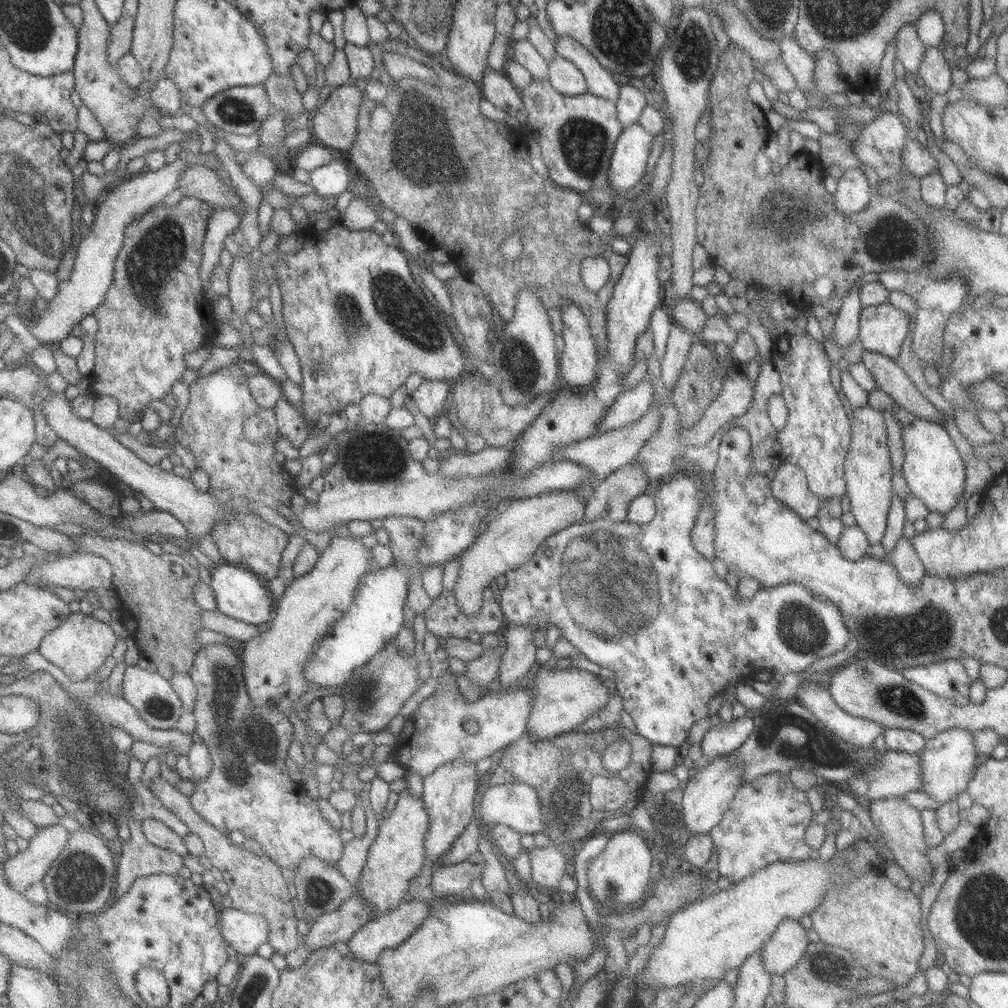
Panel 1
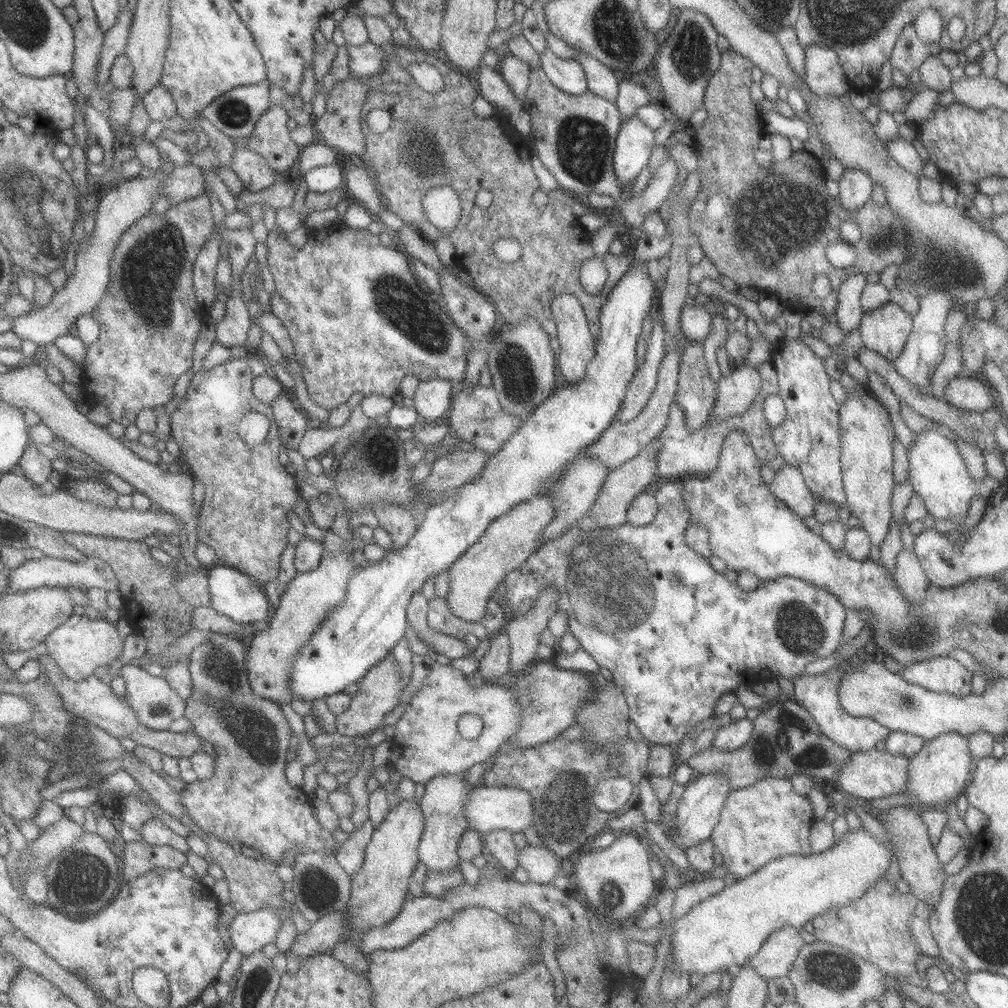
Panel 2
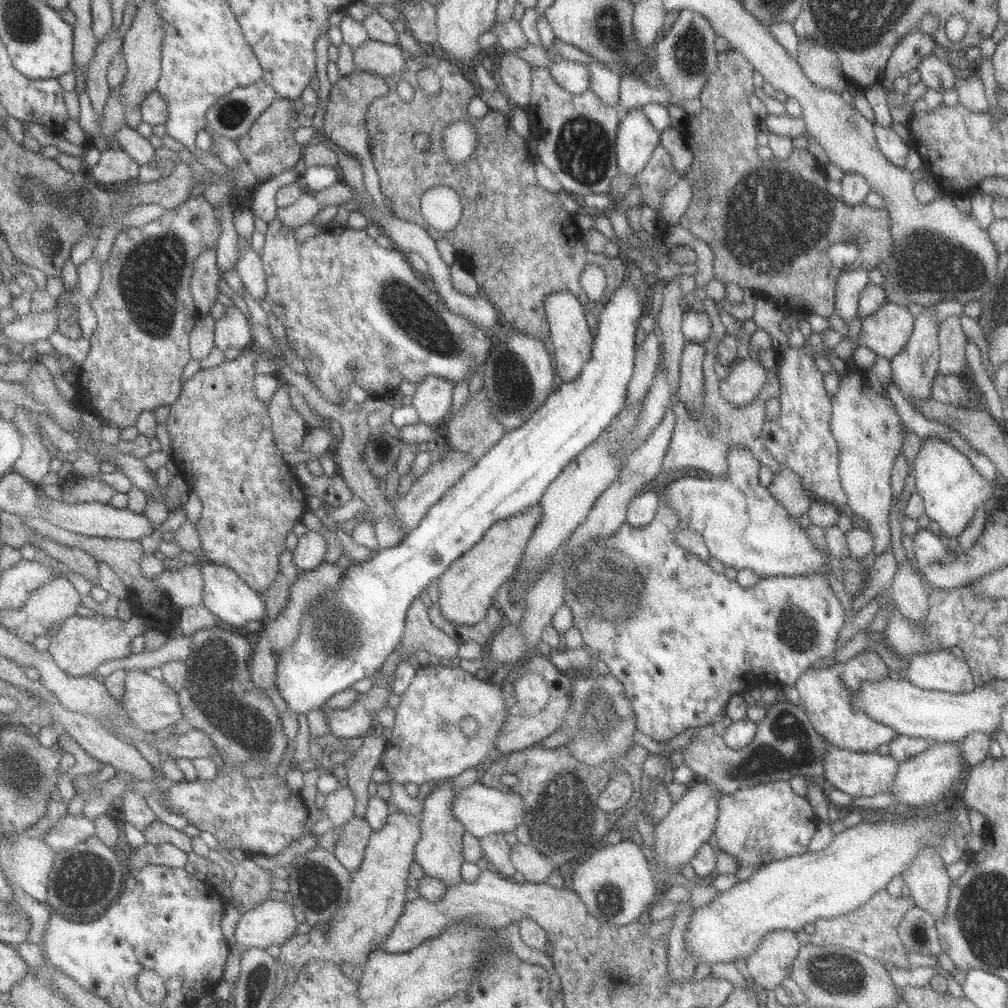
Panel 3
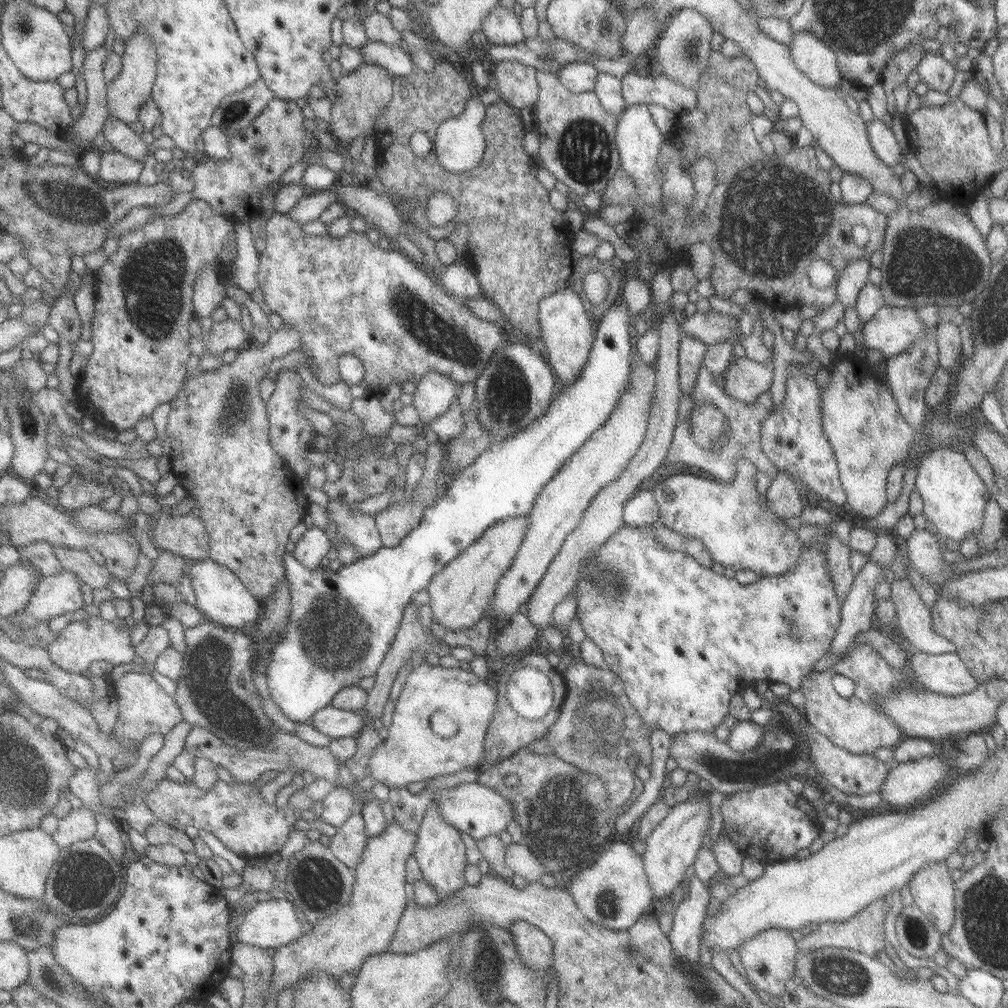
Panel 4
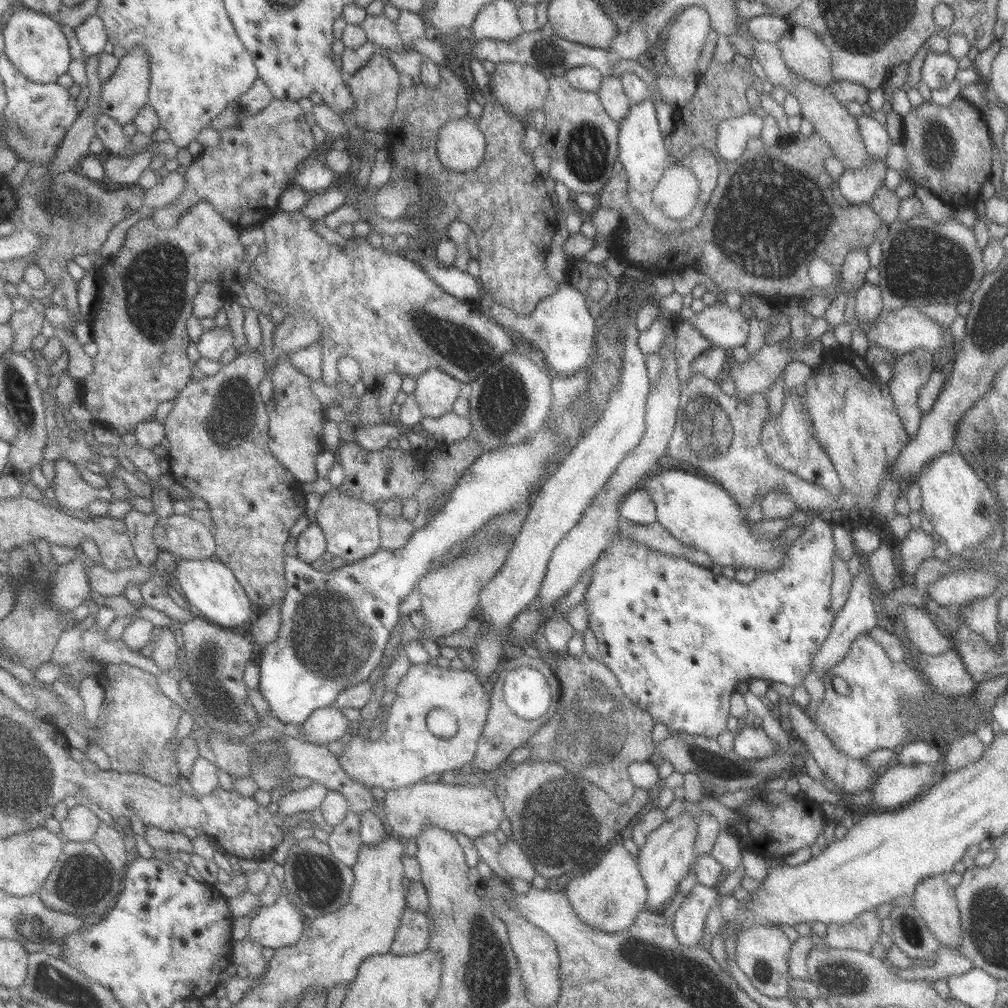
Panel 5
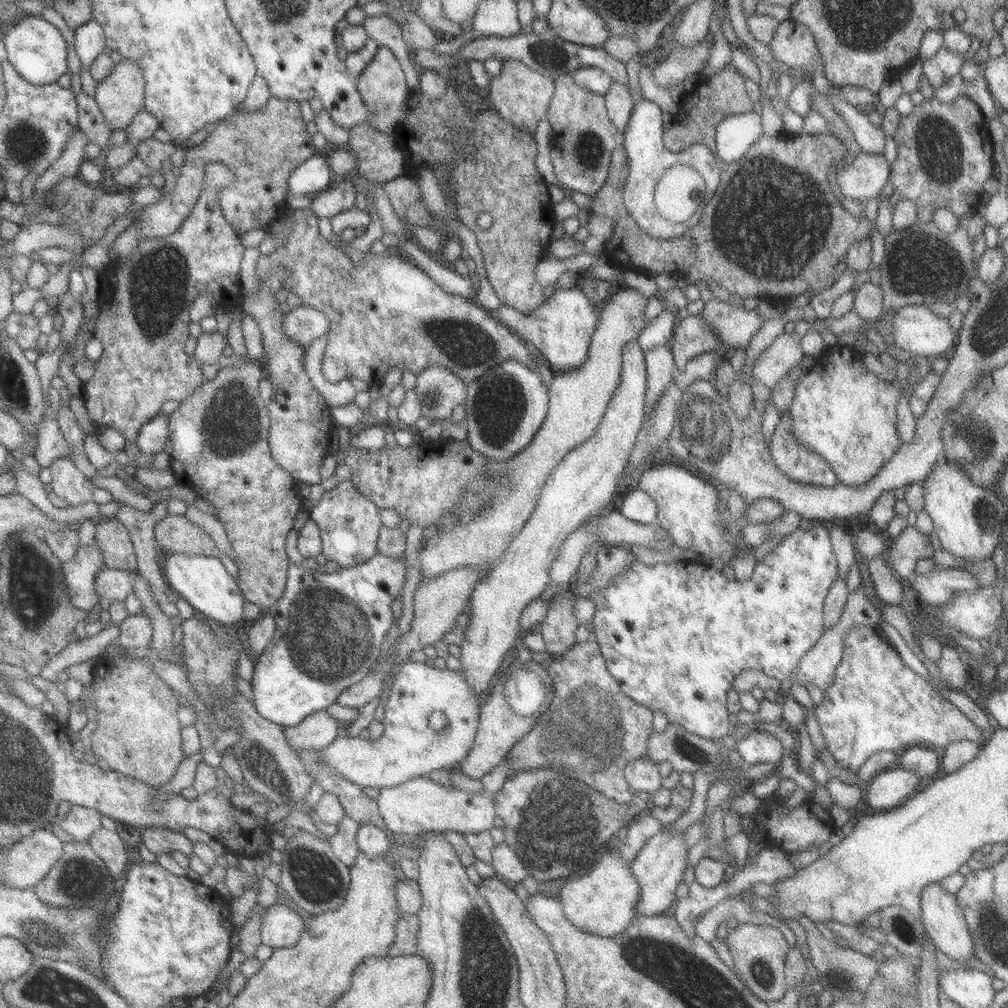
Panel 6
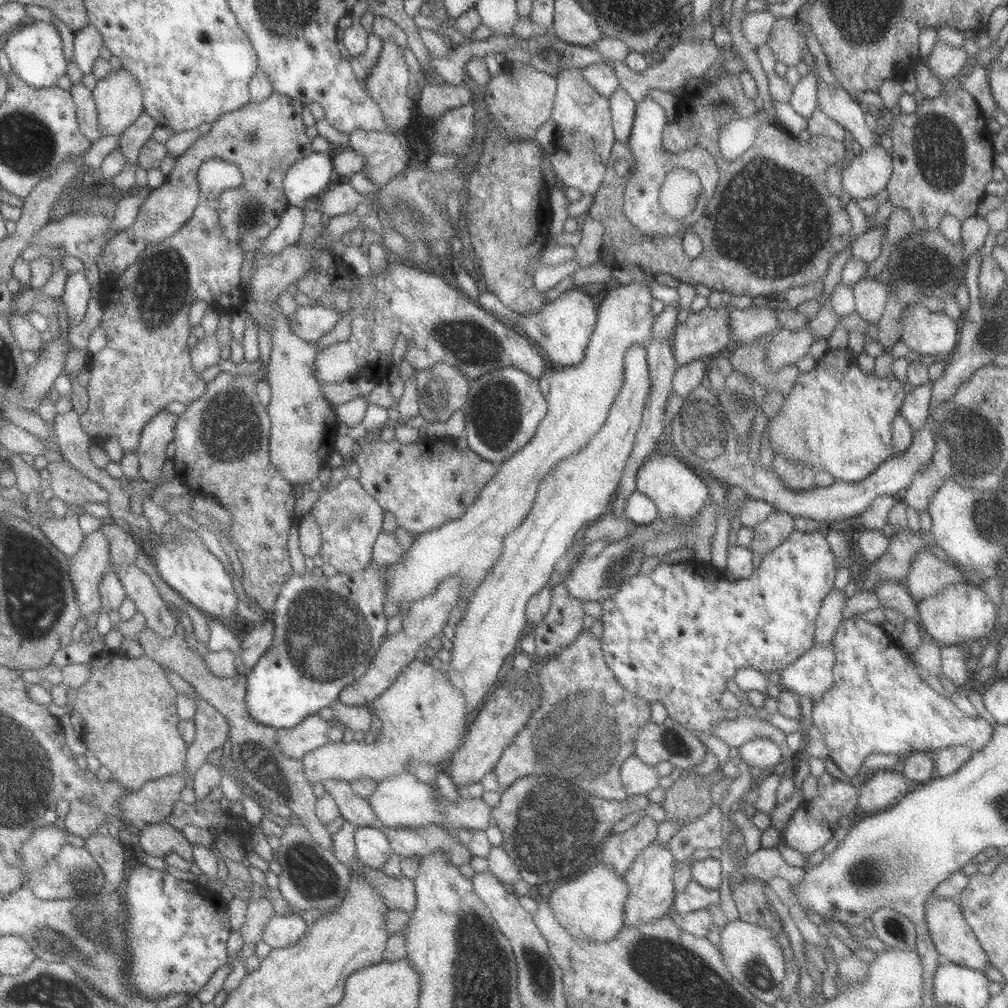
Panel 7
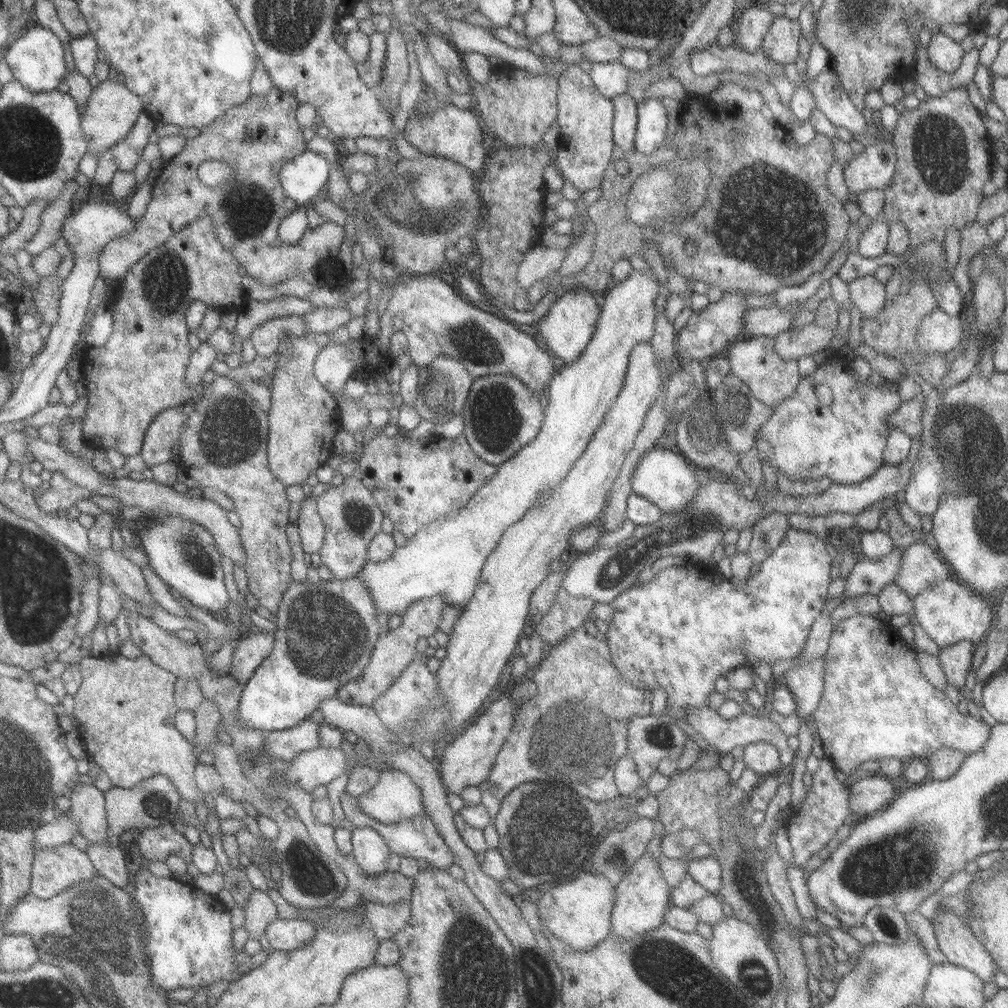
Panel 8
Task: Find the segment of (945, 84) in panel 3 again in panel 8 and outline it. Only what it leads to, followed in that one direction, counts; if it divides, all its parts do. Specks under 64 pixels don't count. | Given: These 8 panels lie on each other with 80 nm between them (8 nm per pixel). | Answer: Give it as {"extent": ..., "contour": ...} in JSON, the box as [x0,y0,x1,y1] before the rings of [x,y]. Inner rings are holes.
{"extent":[927,33,964,73],"contour":[[[931,33],[931,40],[927,47],[929,62],[941,72],[950,73],[960,66],[964,53],[959,44],[953,42],[944,33]]]}

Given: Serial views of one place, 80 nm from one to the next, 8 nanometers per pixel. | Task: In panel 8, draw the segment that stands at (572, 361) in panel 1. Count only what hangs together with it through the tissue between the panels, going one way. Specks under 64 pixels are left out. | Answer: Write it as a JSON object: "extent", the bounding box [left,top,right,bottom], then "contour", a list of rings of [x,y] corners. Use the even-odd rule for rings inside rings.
{"extent":[534,289,599,365],"contour":[[[566,289],[560,297],[551,305],[548,312],[534,325],[539,336],[543,337],[549,352],[559,358],[564,365],[581,356],[582,350],[589,344],[594,334],[595,320],[599,318],[599,306],[593,300],[593,294],[587,289]]]}

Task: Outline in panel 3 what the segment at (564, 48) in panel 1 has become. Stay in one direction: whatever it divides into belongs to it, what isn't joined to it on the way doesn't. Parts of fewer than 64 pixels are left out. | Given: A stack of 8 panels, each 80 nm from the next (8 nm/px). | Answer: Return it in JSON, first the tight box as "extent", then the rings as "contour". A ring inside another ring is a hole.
{"extent":[587,61,621,106],"contour":[[[598,61],[590,62],[587,66],[590,72],[588,89],[593,94],[598,95],[606,106],[617,106],[621,75],[609,68],[605,68],[603,63]]]}

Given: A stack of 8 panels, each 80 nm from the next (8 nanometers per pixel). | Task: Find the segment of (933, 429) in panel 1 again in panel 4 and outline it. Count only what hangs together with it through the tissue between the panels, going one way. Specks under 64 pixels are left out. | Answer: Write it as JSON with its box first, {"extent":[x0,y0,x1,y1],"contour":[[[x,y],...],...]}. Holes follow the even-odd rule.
{"extent":[914,447,990,542],"contour":[[[943,447],[930,450],[918,459],[914,489],[922,500],[922,514],[927,523],[935,527],[939,539],[961,542],[969,534],[979,534],[983,519],[983,506],[990,494],[983,481],[971,468],[961,450]]]}

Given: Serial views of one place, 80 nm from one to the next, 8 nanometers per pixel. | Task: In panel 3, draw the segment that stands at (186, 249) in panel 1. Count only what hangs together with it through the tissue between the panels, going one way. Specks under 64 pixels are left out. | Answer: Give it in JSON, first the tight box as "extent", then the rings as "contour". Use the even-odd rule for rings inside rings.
{"extent":[77,193,221,429],"contour":[[[202,193],[178,207],[166,209],[155,222],[139,229],[127,229],[110,245],[111,255],[103,263],[103,282],[91,302],[98,326],[90,338],[92,347],[88,358],[79,366],[77,384],[91,395],[91,406],[97,416],[123,429],[136,426],[141,413],[171,406],[179,399],[183,392],[183,370],[191,362],[189,334],[202,316],[190,290],[194,263],[203,252],[217,249],[221,235],[221,218]]]}

